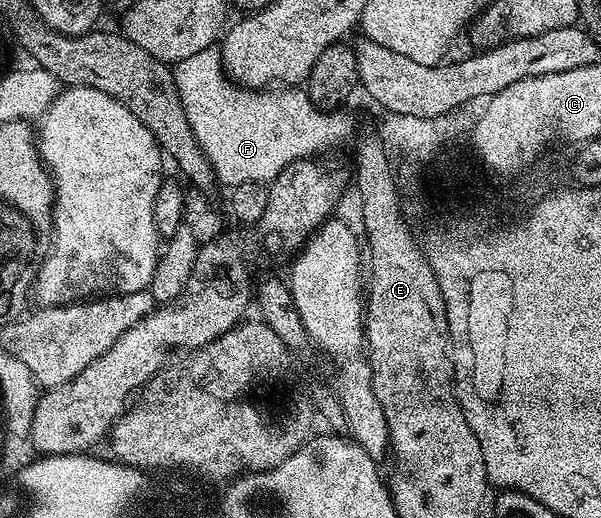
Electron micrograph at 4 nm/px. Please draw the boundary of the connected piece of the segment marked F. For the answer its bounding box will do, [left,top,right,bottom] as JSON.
[174,46,355,189]

